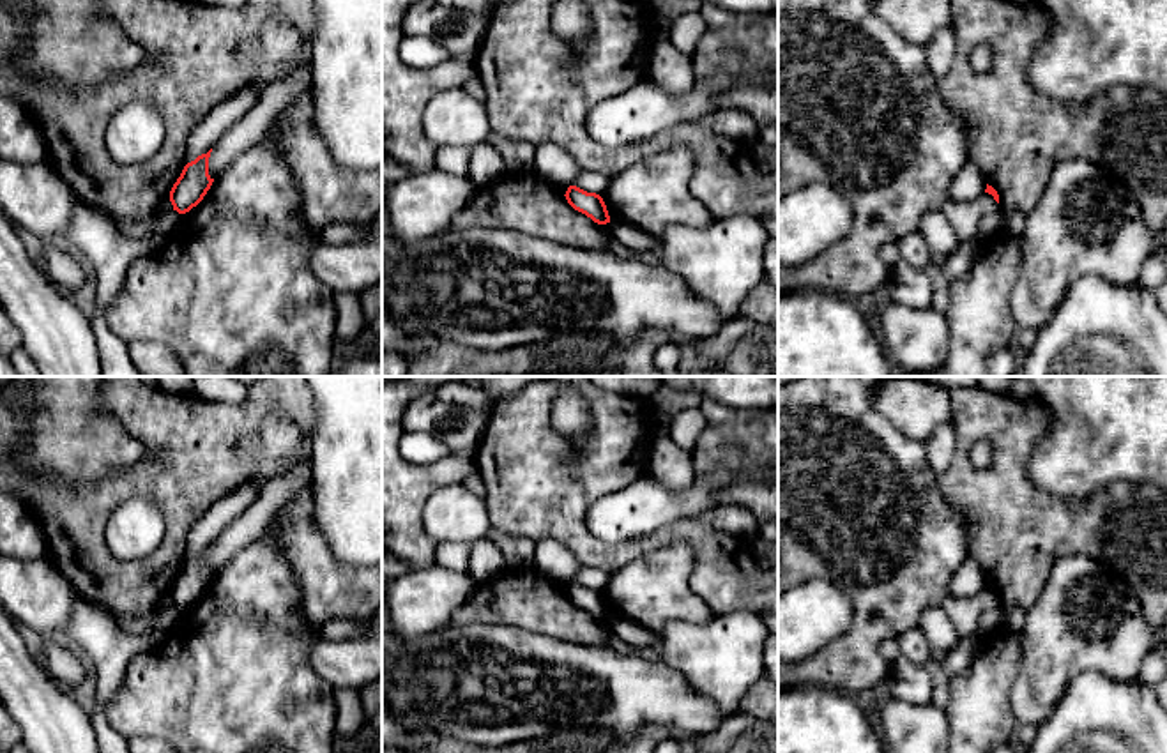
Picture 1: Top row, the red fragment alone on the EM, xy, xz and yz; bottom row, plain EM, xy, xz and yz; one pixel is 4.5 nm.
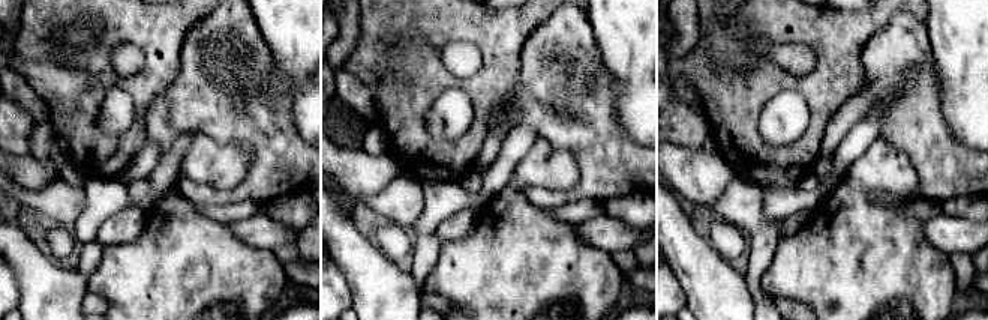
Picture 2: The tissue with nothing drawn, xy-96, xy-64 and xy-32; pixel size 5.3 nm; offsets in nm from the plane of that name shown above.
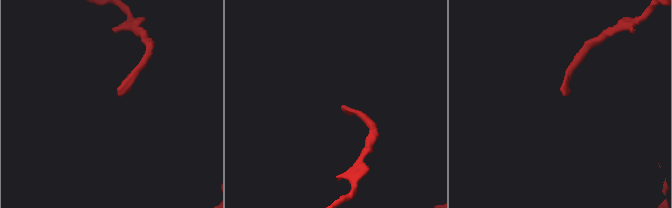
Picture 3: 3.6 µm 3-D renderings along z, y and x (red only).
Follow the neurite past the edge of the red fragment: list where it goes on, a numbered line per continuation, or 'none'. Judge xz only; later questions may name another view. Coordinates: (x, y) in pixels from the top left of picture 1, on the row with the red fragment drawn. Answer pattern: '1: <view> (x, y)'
none

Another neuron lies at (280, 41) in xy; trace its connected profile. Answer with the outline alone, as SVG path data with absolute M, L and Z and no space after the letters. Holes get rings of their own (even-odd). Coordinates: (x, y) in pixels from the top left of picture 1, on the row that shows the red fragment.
M271 14L262 32L240 46L237 62L244 67L281 65L297 60L302 46L301 30L285 16Z

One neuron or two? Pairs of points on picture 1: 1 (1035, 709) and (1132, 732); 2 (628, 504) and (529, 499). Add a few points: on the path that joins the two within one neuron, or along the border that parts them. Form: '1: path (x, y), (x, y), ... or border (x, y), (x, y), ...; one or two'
1: border (1070, 676), (1065, 693), (1037, 727); two
2: border (628, 485), (591, 504), (586, 529), (596, 540); two

